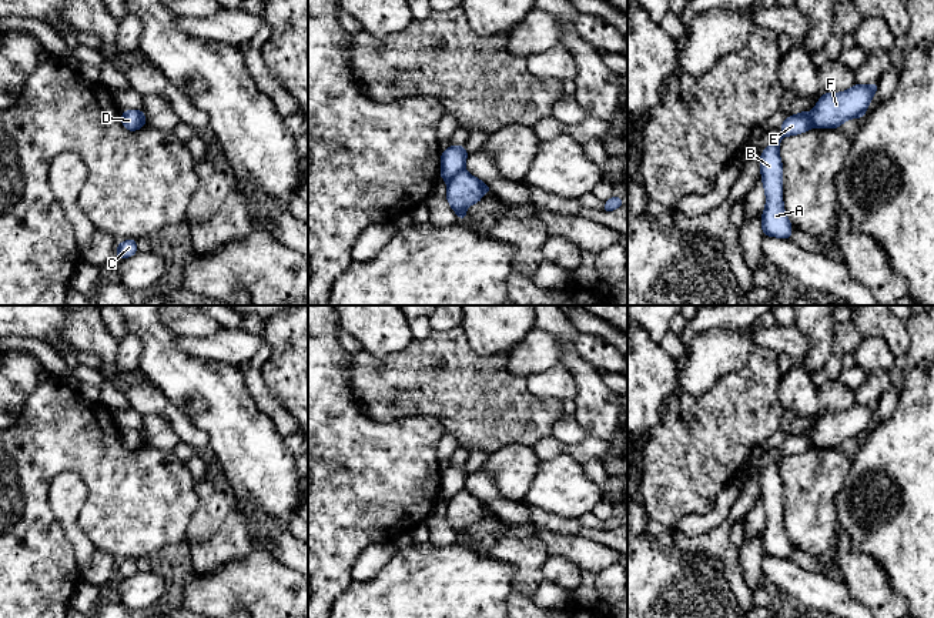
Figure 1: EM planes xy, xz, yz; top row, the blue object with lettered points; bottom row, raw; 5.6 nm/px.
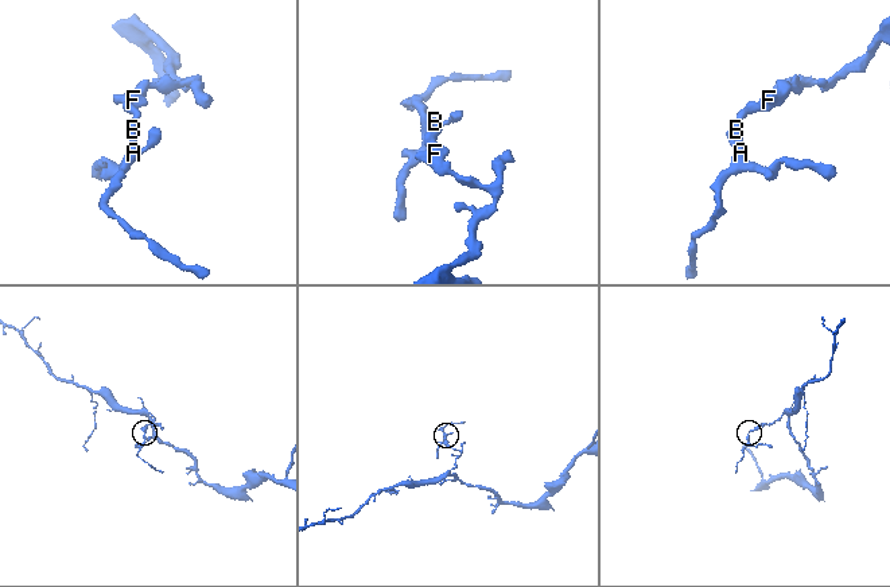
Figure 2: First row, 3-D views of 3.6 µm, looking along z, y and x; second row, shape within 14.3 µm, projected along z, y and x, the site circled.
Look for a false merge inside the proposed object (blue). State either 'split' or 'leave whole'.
split

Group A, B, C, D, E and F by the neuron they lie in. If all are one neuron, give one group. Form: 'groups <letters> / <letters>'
groups A B C D E / F

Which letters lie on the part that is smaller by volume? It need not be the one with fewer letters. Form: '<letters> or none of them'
A, B, C, D, E

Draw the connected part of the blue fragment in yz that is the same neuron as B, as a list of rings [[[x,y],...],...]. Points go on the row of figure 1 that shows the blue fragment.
[[[806,111],[787,117],[780,126],[780,140],[769,144],[760,156],[761,181],[766,191],[766,208],[761,214],[763,235],[787,240],[791,237],[793,226],[783,206],[783,164],[779,147],[784,137],[806,133],[813,126],[811,114]]]

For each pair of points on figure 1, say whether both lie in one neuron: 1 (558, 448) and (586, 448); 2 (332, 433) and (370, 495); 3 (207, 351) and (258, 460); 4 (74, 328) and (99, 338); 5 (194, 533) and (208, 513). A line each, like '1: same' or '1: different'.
1: same
2: same
3: different
4: same
5: same

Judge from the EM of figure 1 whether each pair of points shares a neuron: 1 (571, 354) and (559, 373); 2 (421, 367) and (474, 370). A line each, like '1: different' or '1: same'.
1: different
2: same

